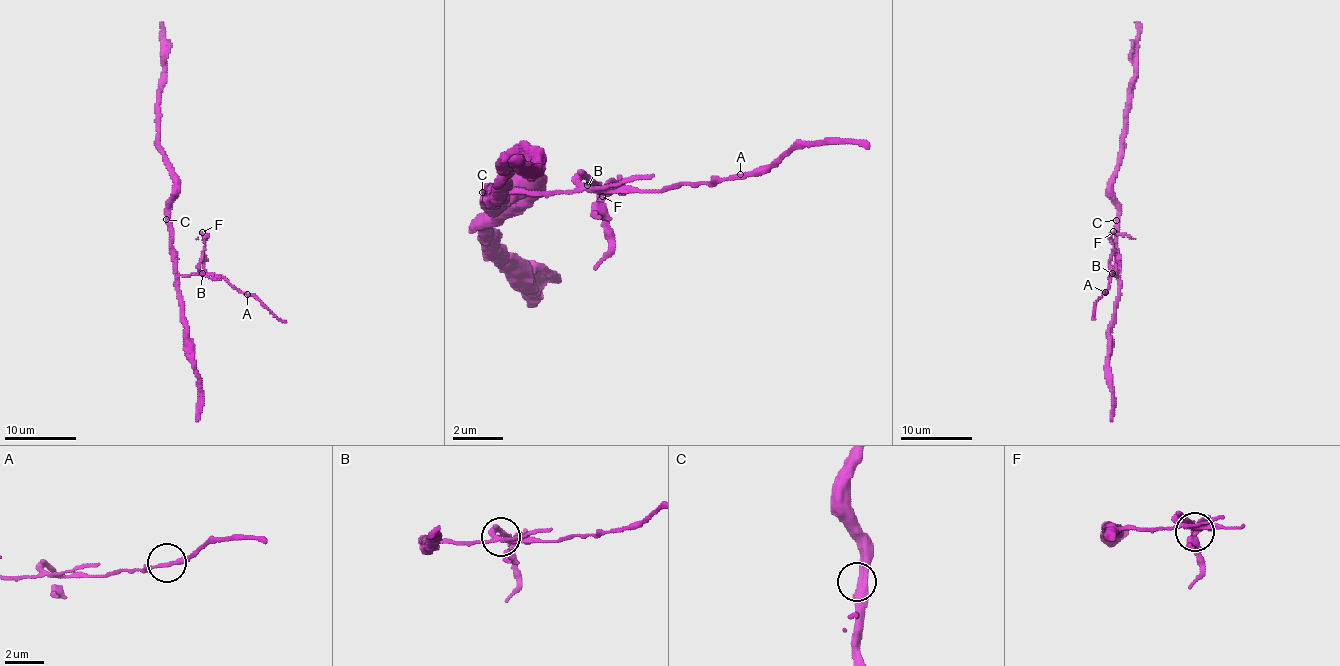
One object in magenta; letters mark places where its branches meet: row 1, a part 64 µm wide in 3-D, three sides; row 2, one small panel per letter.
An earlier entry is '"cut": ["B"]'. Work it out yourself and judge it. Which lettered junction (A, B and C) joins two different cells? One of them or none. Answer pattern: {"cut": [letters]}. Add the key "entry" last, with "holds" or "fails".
{"cut": ["B"], "entry": "holds"}

